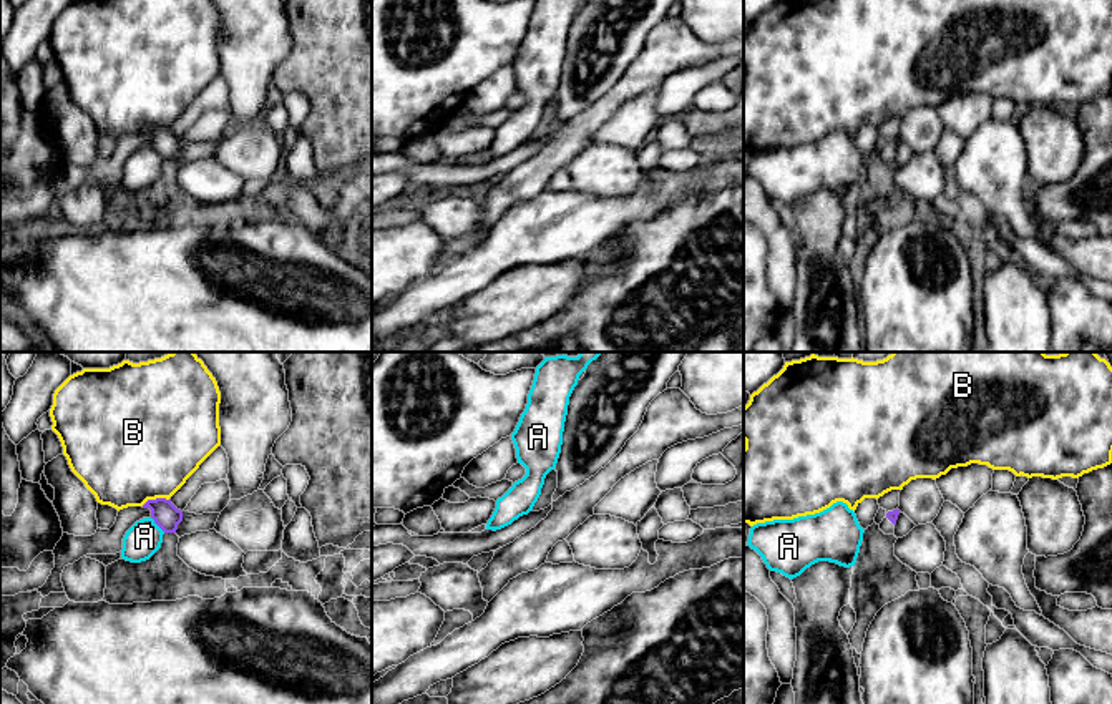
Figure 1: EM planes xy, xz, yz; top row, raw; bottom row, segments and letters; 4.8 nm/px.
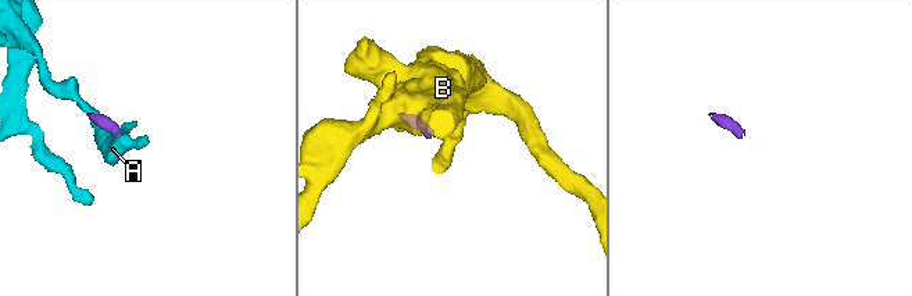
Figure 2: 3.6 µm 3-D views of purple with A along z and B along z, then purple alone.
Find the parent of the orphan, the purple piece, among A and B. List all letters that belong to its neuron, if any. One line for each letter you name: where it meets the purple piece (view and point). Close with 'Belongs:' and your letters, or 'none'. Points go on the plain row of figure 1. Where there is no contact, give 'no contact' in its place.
Belongs: none

